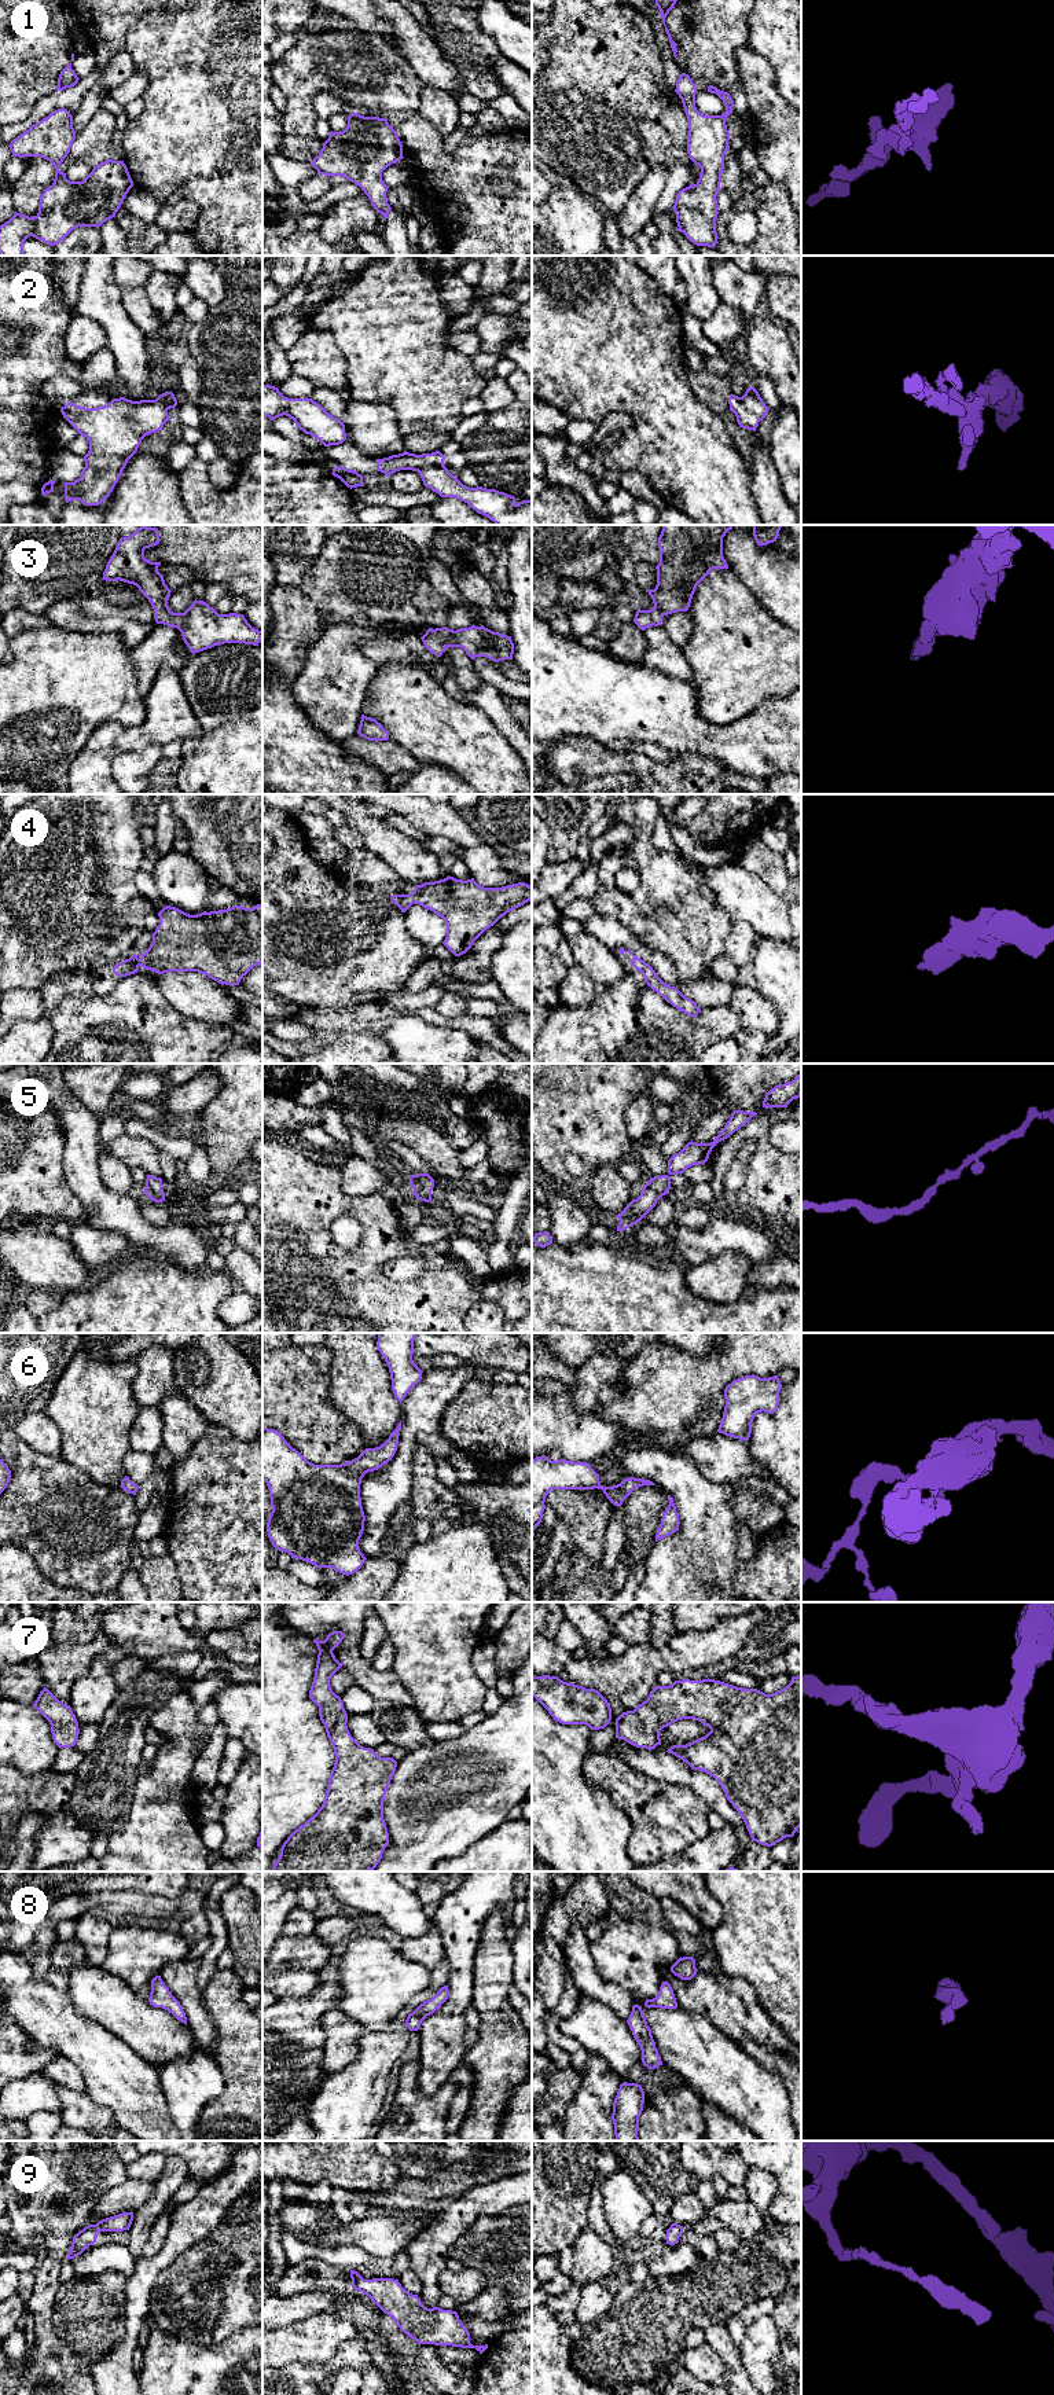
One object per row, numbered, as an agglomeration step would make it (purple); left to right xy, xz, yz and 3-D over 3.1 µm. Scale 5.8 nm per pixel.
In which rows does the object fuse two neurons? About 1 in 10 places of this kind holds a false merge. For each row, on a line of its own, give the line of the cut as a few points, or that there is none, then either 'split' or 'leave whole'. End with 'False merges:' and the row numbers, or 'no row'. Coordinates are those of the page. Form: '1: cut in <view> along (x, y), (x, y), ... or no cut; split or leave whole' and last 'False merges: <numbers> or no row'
1: no cut; leave whole
2: no cut; leave whole
3: no cut; leave whole
4: no cut; leave whole
5: no cut; leave whole
6: no cut; leave whole
7: no cut; leave whole
8: no cut; leave whole
9: no cut; leave whole
False merges: no row

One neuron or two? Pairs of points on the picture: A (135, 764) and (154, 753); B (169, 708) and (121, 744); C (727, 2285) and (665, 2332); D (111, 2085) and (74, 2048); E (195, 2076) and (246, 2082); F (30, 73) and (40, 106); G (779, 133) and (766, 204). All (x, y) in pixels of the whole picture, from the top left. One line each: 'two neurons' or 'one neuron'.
A: one neuron
B: one neuron
C: one neuron
D: one neuron
E: two neurons
F: two neurons
G: two neurons

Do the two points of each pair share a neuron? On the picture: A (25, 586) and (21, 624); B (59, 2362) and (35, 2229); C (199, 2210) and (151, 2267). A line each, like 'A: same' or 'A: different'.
A: different
B: same
C: same

